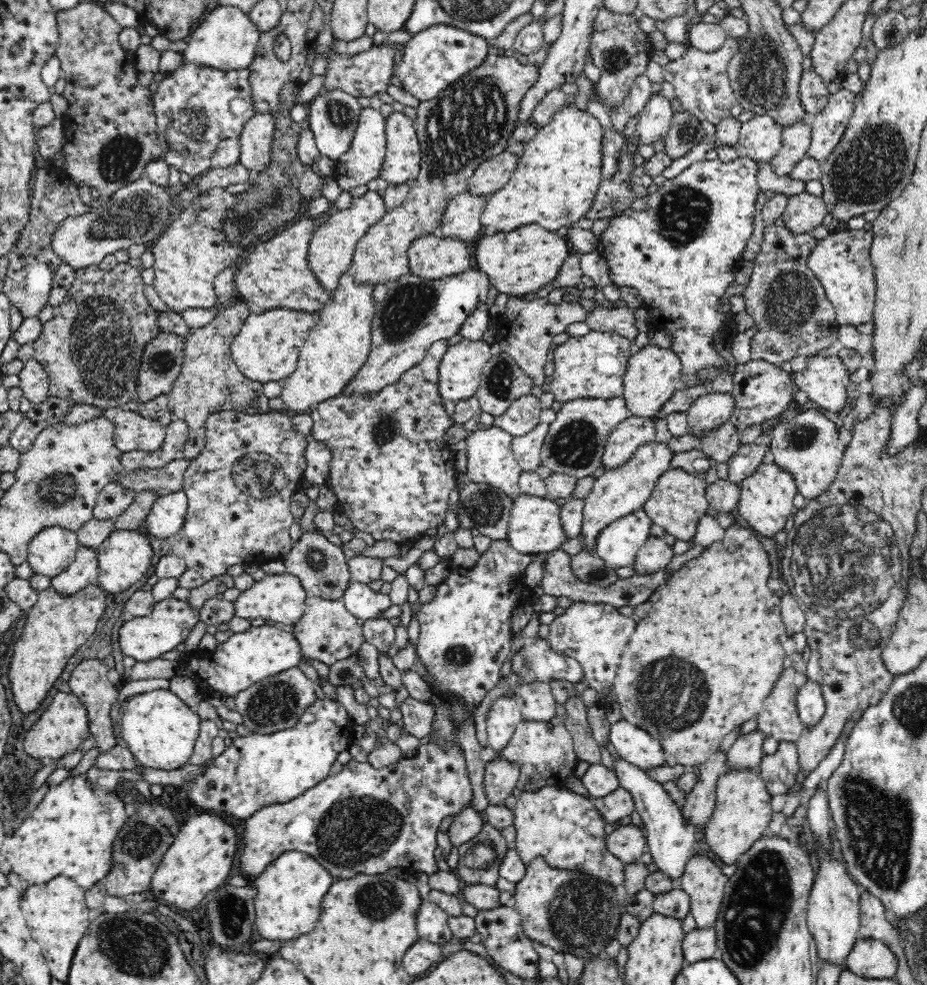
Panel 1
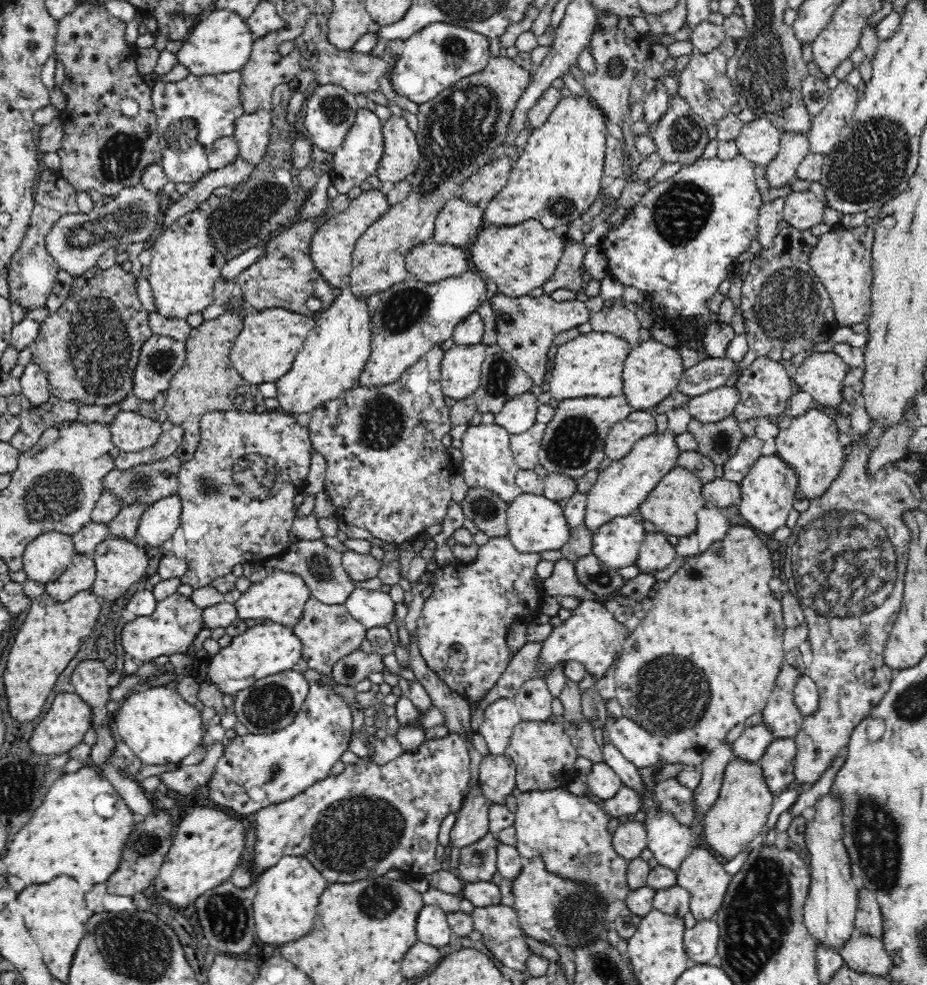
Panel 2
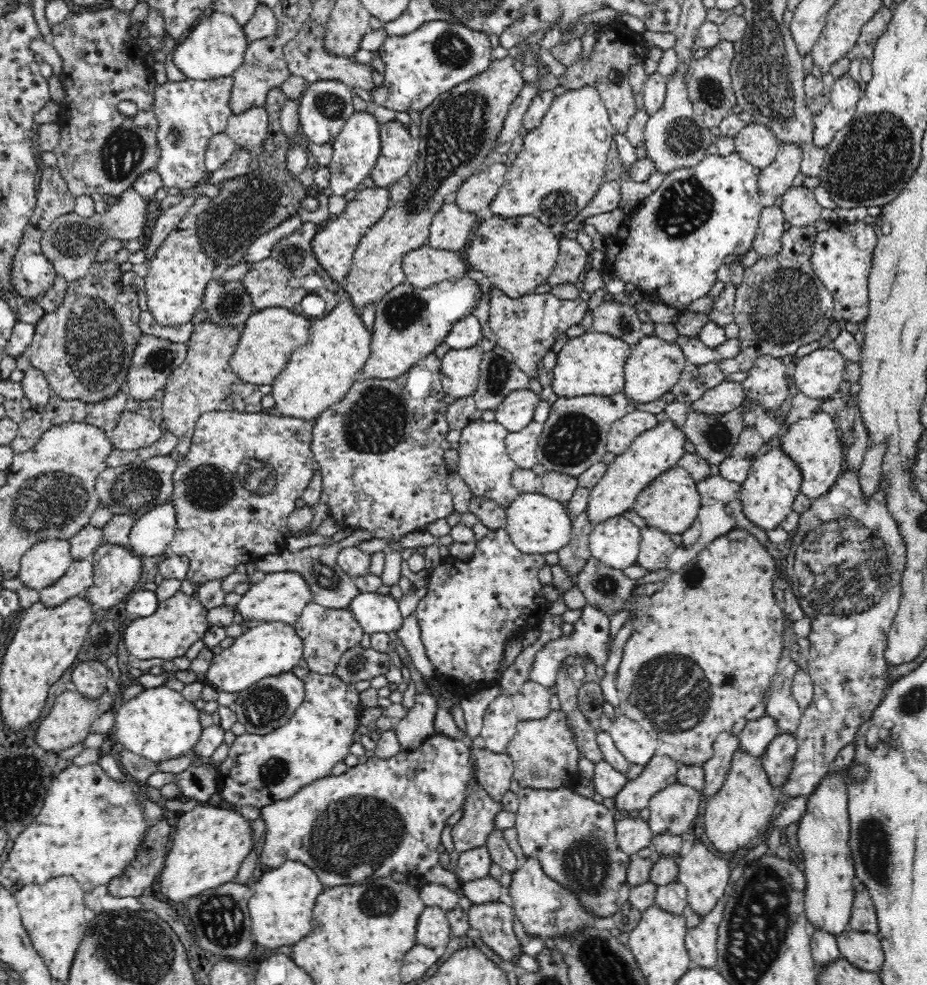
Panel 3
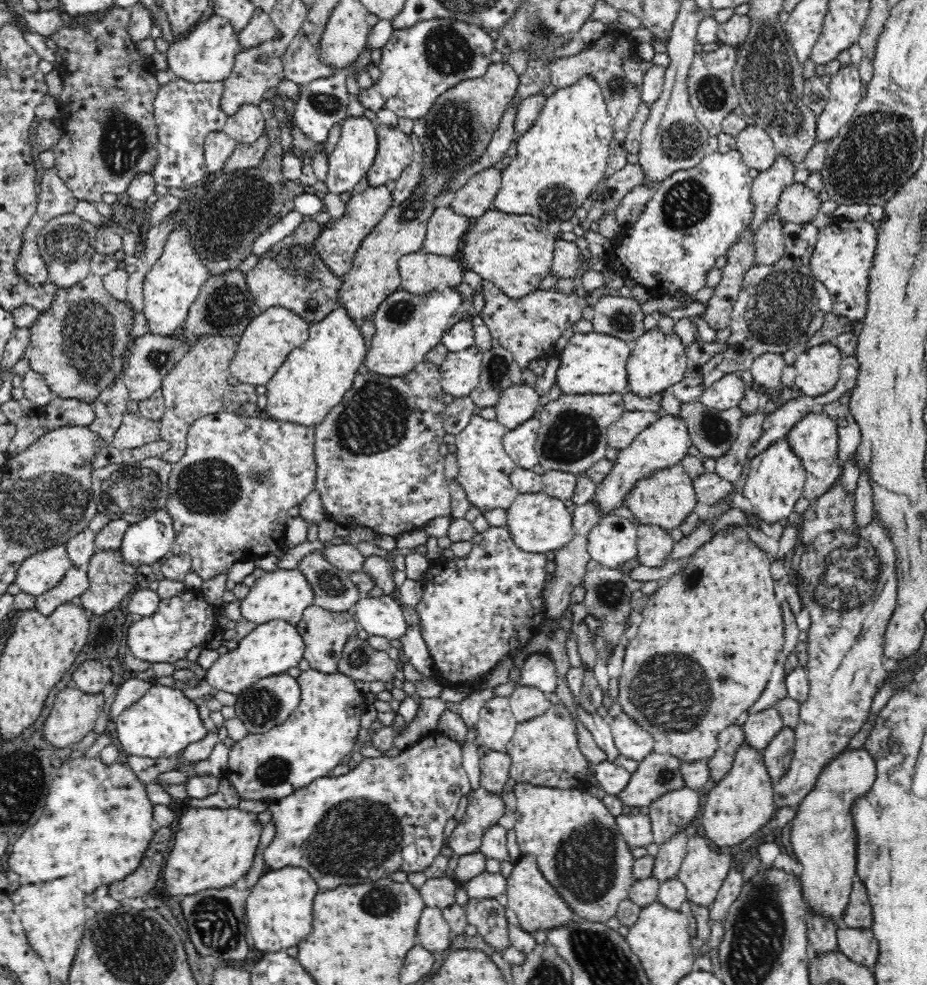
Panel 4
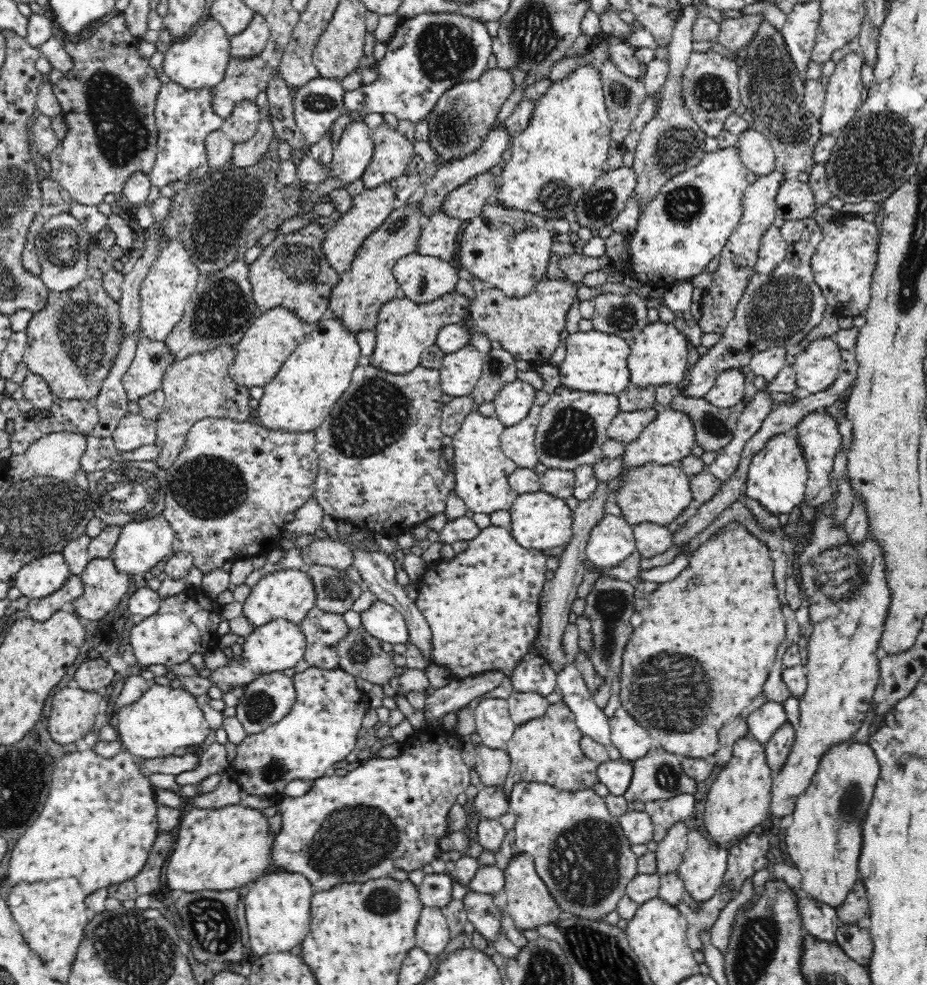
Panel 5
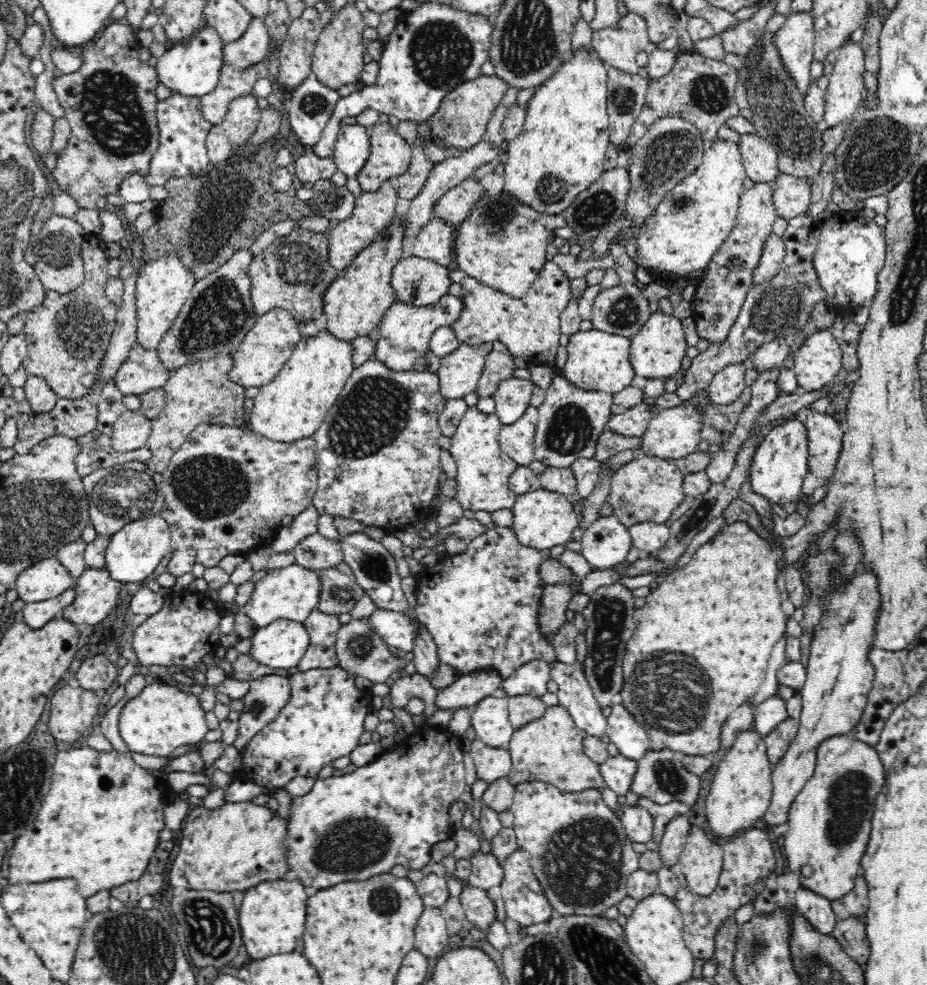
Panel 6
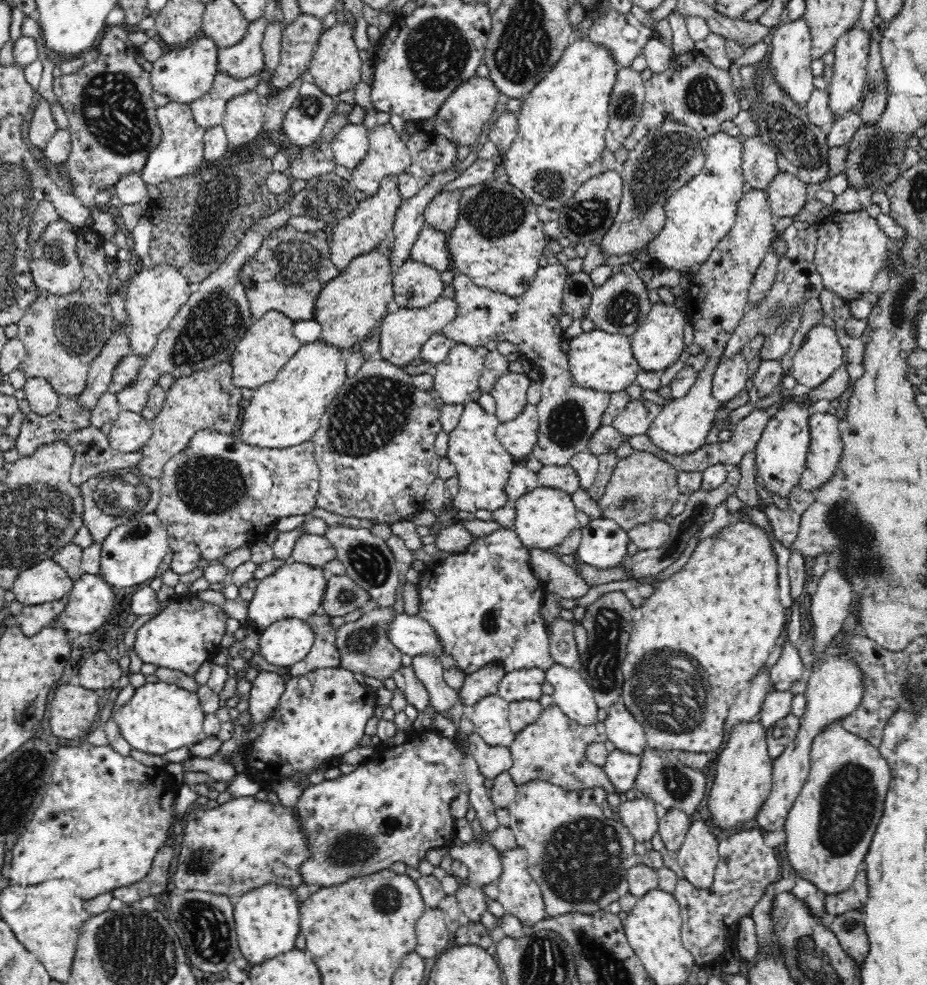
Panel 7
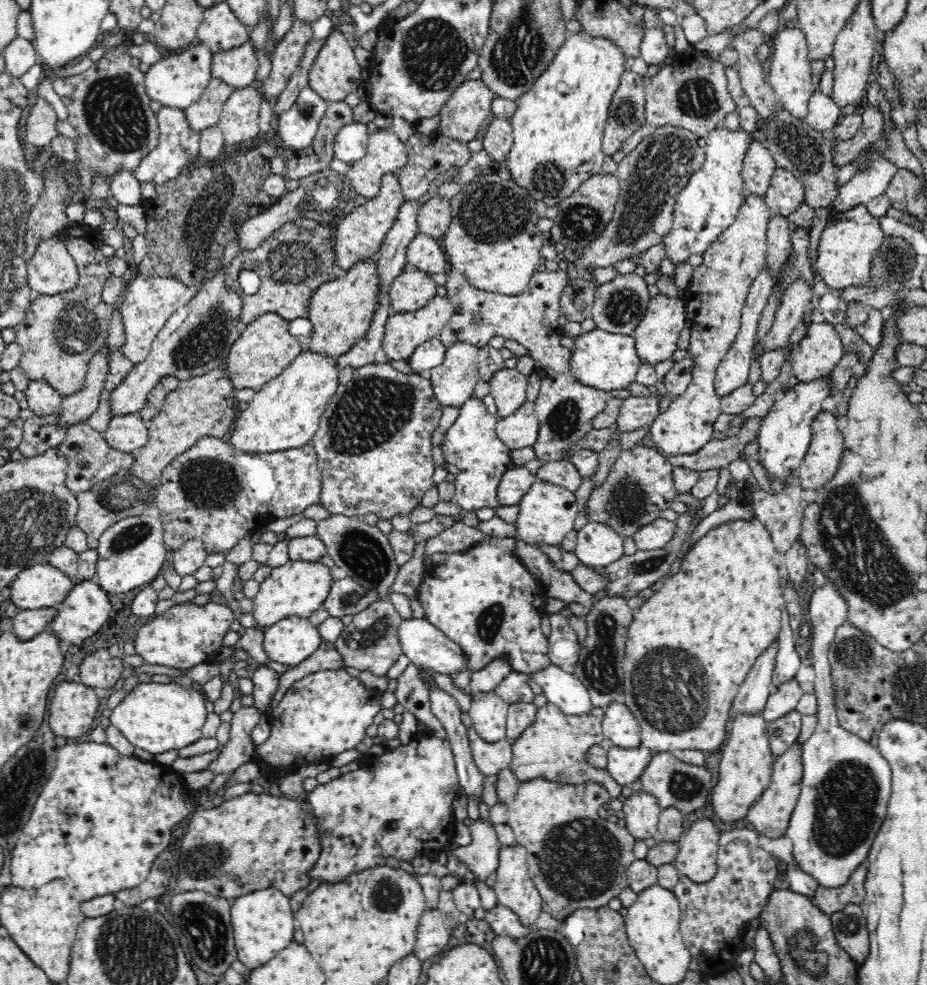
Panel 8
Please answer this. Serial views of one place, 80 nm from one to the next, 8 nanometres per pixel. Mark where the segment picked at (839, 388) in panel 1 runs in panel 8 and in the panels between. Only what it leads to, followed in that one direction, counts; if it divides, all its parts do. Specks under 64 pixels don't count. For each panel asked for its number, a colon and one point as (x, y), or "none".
2: (821, 374)
3: (818, 374)
4: (817, 367)
5: (817, 365)
6: (817, 361)
7: (820, 353)
8: (820, 350)

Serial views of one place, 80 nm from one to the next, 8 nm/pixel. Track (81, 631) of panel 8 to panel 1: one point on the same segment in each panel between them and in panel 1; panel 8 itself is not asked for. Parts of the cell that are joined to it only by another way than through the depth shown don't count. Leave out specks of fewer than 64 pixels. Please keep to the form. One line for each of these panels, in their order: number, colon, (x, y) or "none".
1: (123, 559)
2: (119, 564)
3: (116, 570)
4: (110, 579)
5: (103, 587)
6: (96, 593)
7: (89, 603)

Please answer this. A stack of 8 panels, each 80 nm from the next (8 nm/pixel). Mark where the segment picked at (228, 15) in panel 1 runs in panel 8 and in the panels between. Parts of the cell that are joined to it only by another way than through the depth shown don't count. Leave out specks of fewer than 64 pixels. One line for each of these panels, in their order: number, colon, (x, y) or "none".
2: (221, 44)
3: (215, 48)
4: (208, 54)
5: (199, 62)
6: (192, 68)
7: (184, 76)
8: (177, 82)

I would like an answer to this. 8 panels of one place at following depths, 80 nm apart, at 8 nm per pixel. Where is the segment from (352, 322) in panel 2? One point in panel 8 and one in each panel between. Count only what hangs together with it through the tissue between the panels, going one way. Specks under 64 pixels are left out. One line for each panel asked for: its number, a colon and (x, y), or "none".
3: (319, 373)
4: (314, 377)
5: (298, 399)
6: (292, 407)
7: (286, 411)
8: (285, 414)

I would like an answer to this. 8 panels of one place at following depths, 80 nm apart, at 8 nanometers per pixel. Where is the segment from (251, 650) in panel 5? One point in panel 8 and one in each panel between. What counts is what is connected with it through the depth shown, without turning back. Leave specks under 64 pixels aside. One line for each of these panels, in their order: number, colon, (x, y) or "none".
6: (282, 644)
7: (284, 643)
8: (290, 641)

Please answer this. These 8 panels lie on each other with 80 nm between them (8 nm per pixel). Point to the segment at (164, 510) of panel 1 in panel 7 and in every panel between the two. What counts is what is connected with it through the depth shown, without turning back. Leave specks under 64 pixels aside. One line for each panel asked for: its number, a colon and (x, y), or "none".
2: (159, 521)
3: (152, 534)
4: (152, 540)
5: (142, 545)
6: (133, 553)
7: (130, 555)

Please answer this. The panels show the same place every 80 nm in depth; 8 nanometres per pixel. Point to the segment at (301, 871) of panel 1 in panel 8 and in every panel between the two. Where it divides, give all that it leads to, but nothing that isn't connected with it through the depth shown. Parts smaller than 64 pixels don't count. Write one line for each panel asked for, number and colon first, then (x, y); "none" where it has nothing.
2: (284, 908)
3: (280, 909)
4: (279, 907)
5: (277, 907)
6: (271, 918)
7: (267, 922)
8: (263, 922)

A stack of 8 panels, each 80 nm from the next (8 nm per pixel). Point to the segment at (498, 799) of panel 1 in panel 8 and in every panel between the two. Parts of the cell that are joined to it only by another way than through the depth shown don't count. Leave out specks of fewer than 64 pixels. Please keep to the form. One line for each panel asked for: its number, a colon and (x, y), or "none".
2: (497, 772)
3: (495, 770)
4: (494, 766)
5: (492, 765)
6: (491, 763)
7: (492, 760)
8: (490, 757)

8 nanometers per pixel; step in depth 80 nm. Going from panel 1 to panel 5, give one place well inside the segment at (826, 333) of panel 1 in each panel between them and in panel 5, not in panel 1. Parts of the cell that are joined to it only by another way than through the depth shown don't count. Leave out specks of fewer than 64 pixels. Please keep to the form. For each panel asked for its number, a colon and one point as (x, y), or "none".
2: (785, 307)
3: (780, 305)
4: (779, 306)
5: (779, 309)

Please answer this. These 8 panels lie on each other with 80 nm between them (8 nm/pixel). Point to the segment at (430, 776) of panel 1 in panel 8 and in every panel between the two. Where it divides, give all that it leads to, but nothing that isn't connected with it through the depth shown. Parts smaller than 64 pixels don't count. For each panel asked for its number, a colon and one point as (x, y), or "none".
2: (372, 818)
3: (386, 815)
4: (387, 814)
5: (389, 813)
6: (351, 827)
7: (395, 809)
8: (400, 805)

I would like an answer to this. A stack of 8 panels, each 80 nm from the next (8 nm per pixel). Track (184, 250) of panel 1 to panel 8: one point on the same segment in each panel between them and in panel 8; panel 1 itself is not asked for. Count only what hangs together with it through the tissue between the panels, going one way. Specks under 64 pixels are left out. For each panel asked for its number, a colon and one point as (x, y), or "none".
2: (184, 265)
3: (174, 286)
4: (173, 283)
5: (169, 283)
6: (162, 286)
7: (152, 297)
8: (146, 303)

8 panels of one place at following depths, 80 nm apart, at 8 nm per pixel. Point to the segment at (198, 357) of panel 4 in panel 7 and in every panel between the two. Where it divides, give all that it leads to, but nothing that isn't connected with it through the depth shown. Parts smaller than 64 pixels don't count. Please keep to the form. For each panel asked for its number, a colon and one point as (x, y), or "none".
5: (199, 387)
6: (200, 393)
7: (207, 399)

